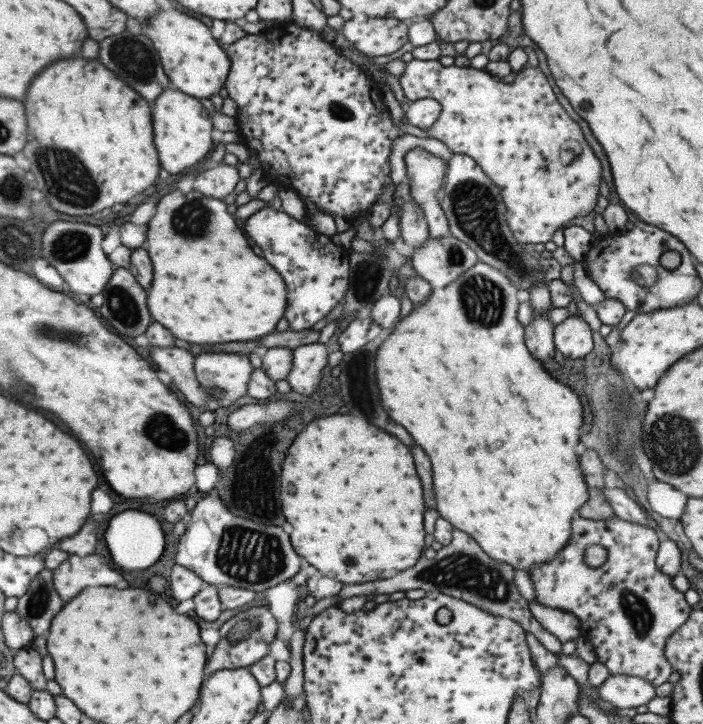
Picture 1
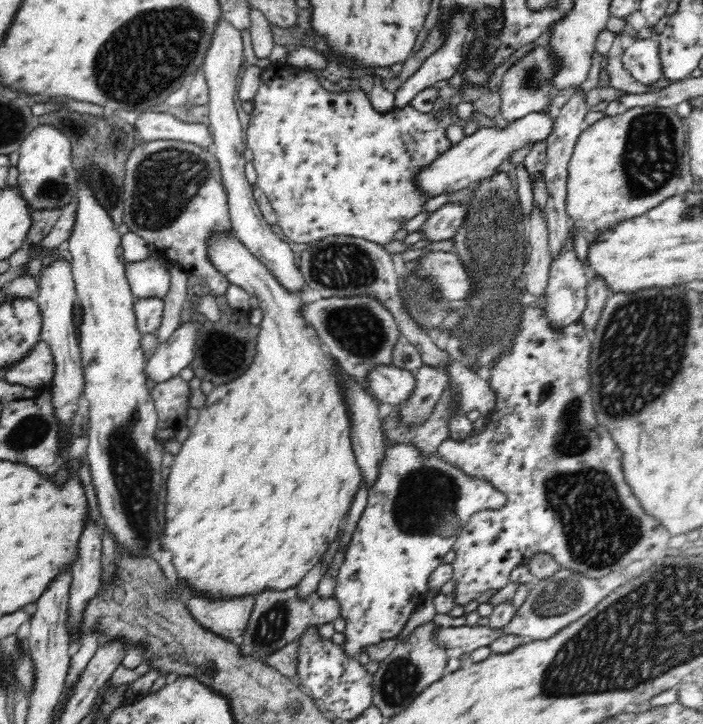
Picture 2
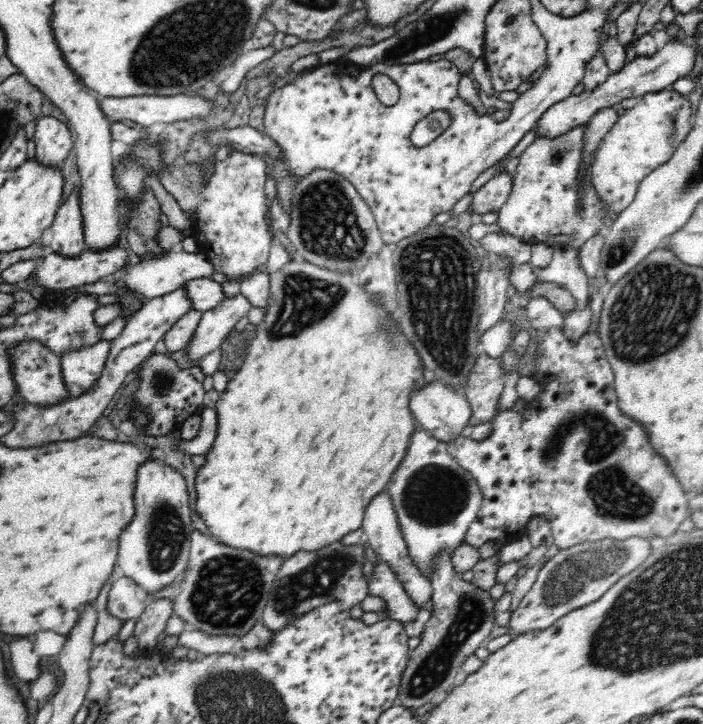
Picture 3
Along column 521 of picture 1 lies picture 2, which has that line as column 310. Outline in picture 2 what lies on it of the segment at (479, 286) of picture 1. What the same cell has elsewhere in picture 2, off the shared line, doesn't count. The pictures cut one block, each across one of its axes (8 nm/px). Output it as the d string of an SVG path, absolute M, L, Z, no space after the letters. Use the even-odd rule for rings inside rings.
M214 229L206 238L206 257L210 261L210 264L222 275L224 278L228 279L229 284L233 284L243 288L248 291L251 295L256 296L259 300L259 308L263 312L263 319L259 325L259 332L256 336L256 356L254 358L254 362L248 367L248 370L244 371L244 374L240 375L240 378L236 378L236 380L232 380L232 382L228 382L228 384L216 386L214 390L212 390L211 394L206 396L205 403L203 407L199 408L198 420L196 424L192 426L187 438L181 442L180 449L176 454L173 455L172 465L169 467L169 474L166 478L166 500L164 500L164 530L162 530L162 540L160 540L160 550L166 550L168 554L170 554L170 564L172 564L172 568L174 568L174 572L176 572L176 584L177 586L182 586L182 584L186 584L187 588L194 592L194 595L202 595L204 599L208 599L210 603L216 603L217 601L226 601L227 599L238 599L243 597L255 597L256 595L263 594L263 592L282 592L282 590L288 590L288 588L295 588L295 586L316 566L319 562L320 555L328 548L328 545L332 542L332 539L336 536L336 533L339 531L342 522L344 522L344 518L347 516L347 512L349 511L350 505L352 504L352 499L358 490L359 484L363 479L360 467L358 466L355 454L353 453L353 448L351 445L350 435L349 435L349 420L347 417L347 412L345 409L345 404L343 398L340 395L340 389L338 389L338 385L335 379L335 376L339 373L339 370L342 369L339 366L339 363L334 361L334 358L326 352L326 349L322 342L317 338L317 334L315 334L315 328L313 326L309 326L305 320L297 313L297 310L306 303L302 304L300 301L300 296L302 292L296 292L296 294L289 294L282 287L277 278L273 276L270 270L267 269L266 266L263 265L260 260L256 259L251 251L245 246L240 239L236 236L234 229Z

